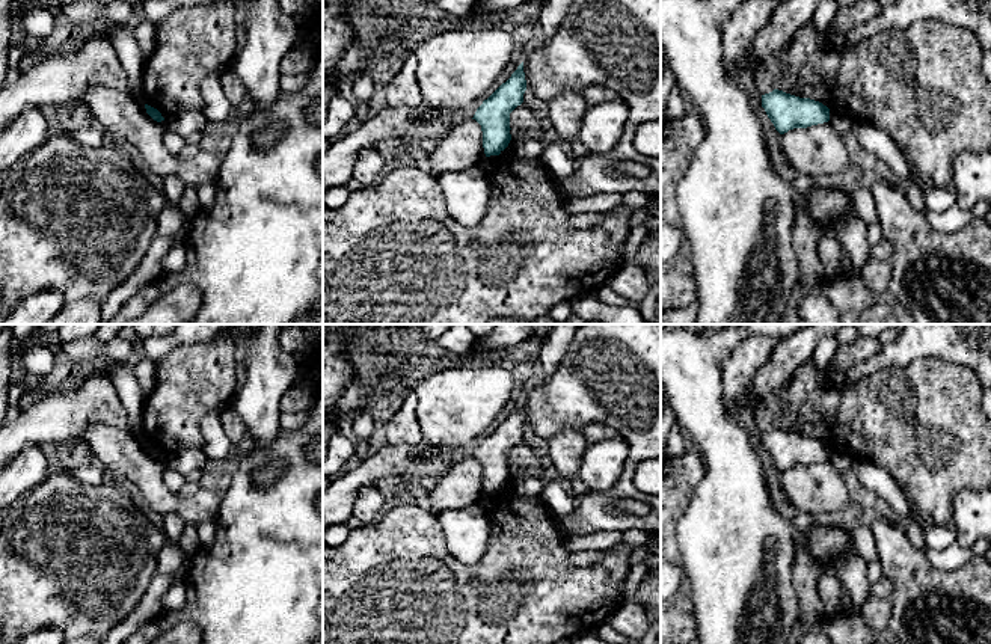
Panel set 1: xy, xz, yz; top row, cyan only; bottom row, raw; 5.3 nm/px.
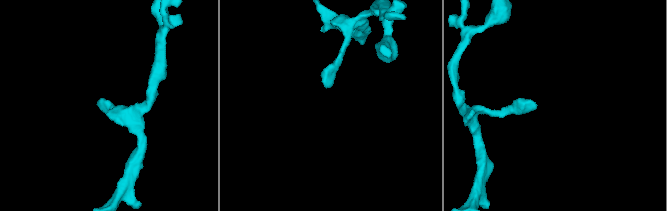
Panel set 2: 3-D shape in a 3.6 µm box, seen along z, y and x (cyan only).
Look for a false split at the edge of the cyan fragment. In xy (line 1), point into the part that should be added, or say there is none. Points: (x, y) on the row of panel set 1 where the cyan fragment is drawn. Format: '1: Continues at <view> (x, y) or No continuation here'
1: No continuation here

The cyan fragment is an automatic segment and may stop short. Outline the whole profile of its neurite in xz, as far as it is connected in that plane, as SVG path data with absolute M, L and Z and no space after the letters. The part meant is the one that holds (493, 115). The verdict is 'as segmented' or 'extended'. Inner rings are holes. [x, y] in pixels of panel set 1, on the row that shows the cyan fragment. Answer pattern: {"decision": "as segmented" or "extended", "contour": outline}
{"decision": "as segmented", "contour": "M523 62L483 104L472 119L481 125L486 157L499 155L510 143L510 113L523 103L526 80Z"}

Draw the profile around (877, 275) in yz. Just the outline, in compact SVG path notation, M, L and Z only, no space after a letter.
M870 258L861 270L860 278L872 293L882 294L888 291L891 282L891 261L878 261Z

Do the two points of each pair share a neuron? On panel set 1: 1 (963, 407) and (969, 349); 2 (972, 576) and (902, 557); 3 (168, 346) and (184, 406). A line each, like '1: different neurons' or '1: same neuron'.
1: different neurons
2: same neuron
3: different neurons

